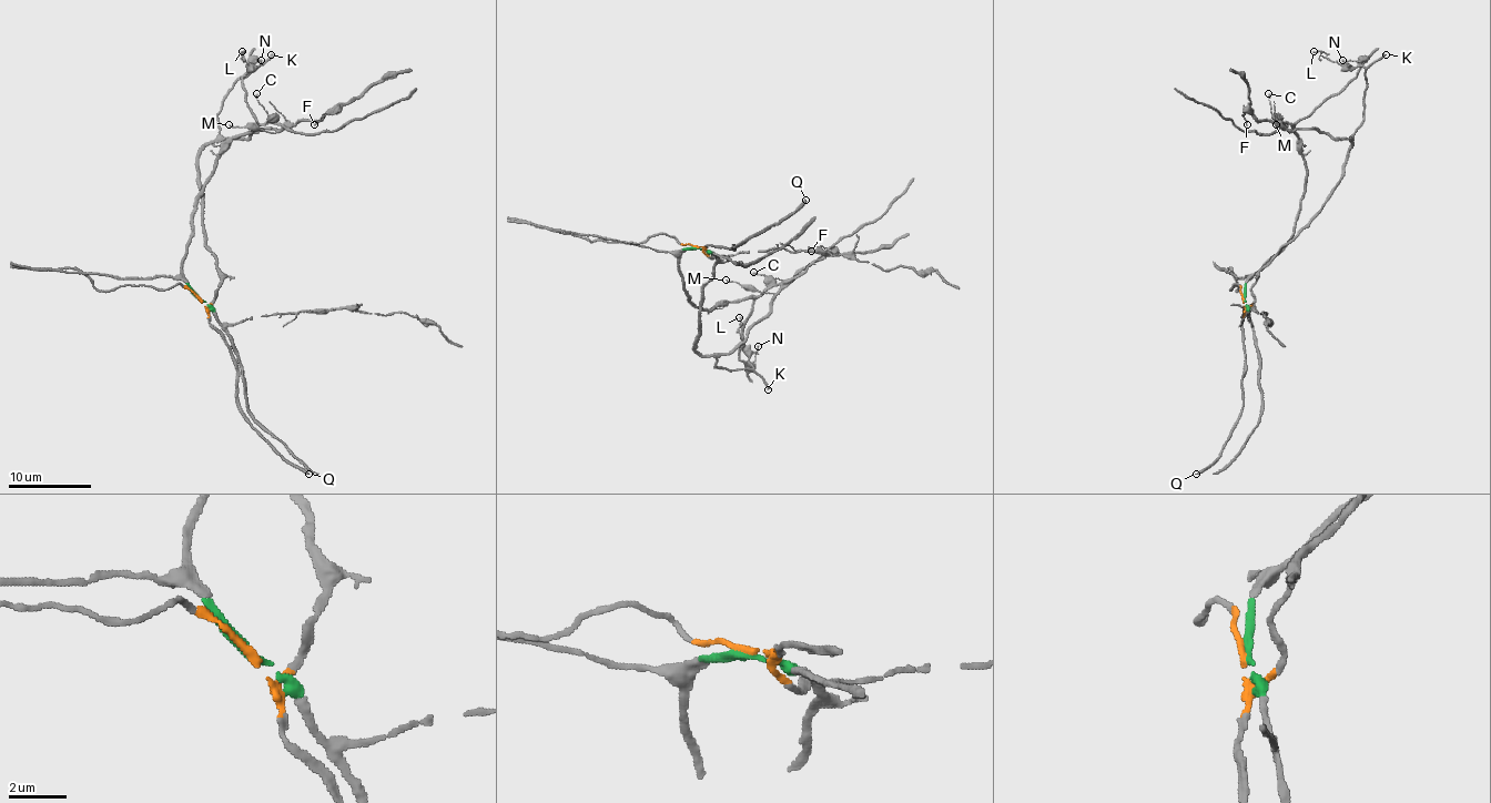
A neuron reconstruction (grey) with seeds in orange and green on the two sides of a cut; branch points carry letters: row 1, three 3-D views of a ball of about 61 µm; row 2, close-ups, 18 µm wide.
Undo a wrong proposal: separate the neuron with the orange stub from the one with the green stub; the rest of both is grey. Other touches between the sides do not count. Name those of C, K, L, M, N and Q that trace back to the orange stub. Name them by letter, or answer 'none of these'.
K, L, M, Q

